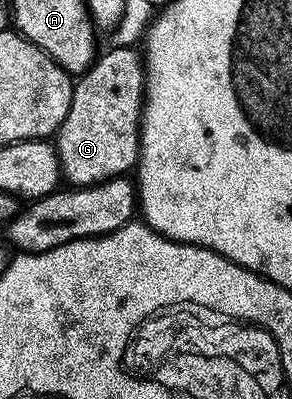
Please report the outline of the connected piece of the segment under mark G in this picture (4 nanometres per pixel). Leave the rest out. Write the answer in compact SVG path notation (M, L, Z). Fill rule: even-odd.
M112 46L108 50L109 52L101 51L92 67L75 81L70 110L66 114L59 132L54 137L54 147L56 156L60 160L63 179L68 180L69 185L78 188L87 188L89 184L101 184L104 180L131 173L135 169L136 161L140 158L140 109L144 107L144 62L141 53L135 47L118 48Z

